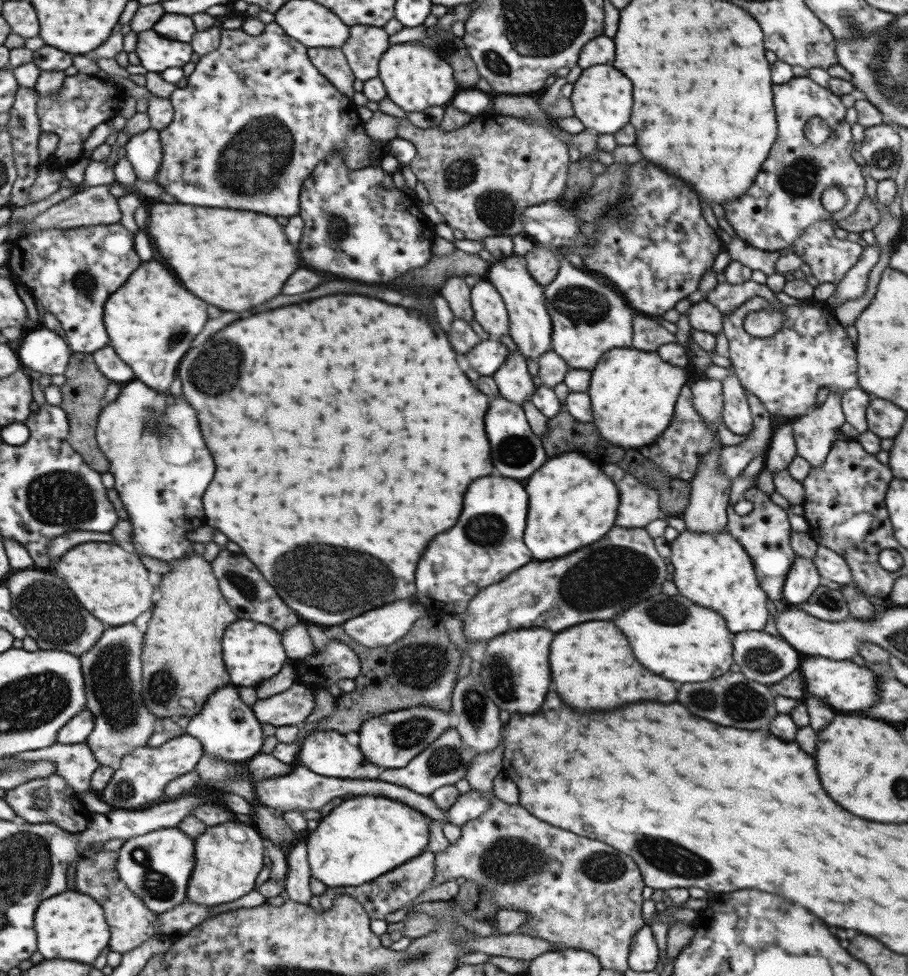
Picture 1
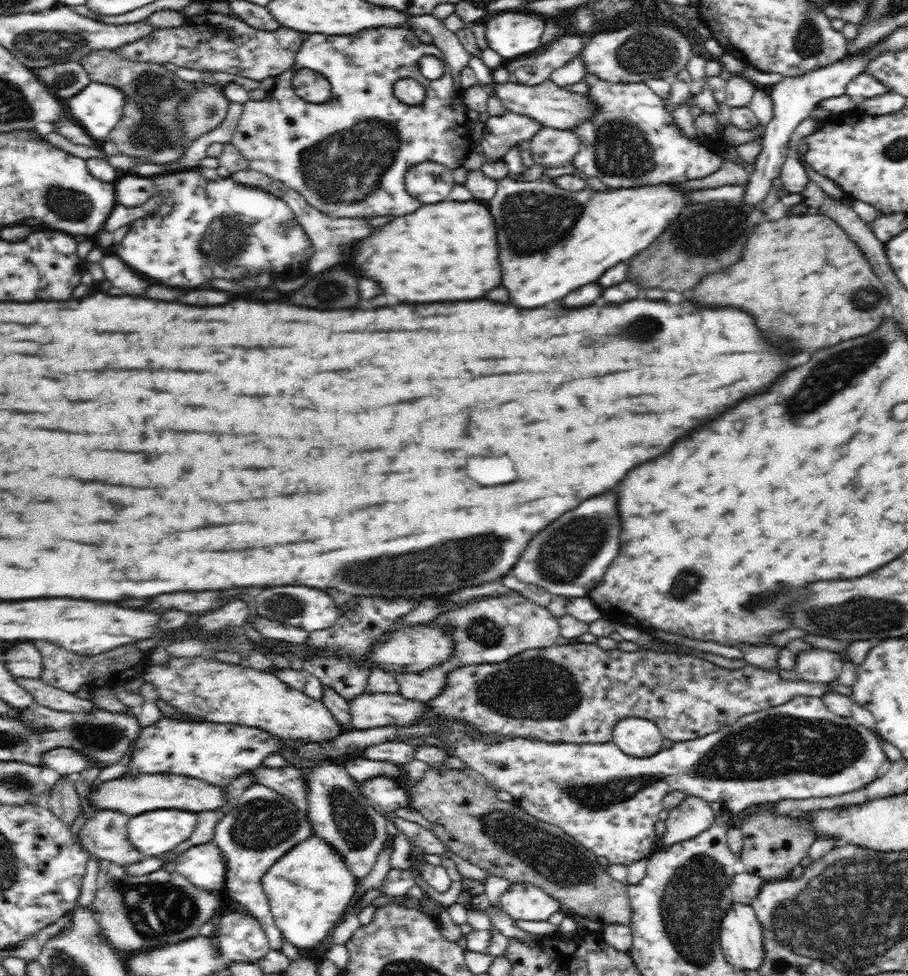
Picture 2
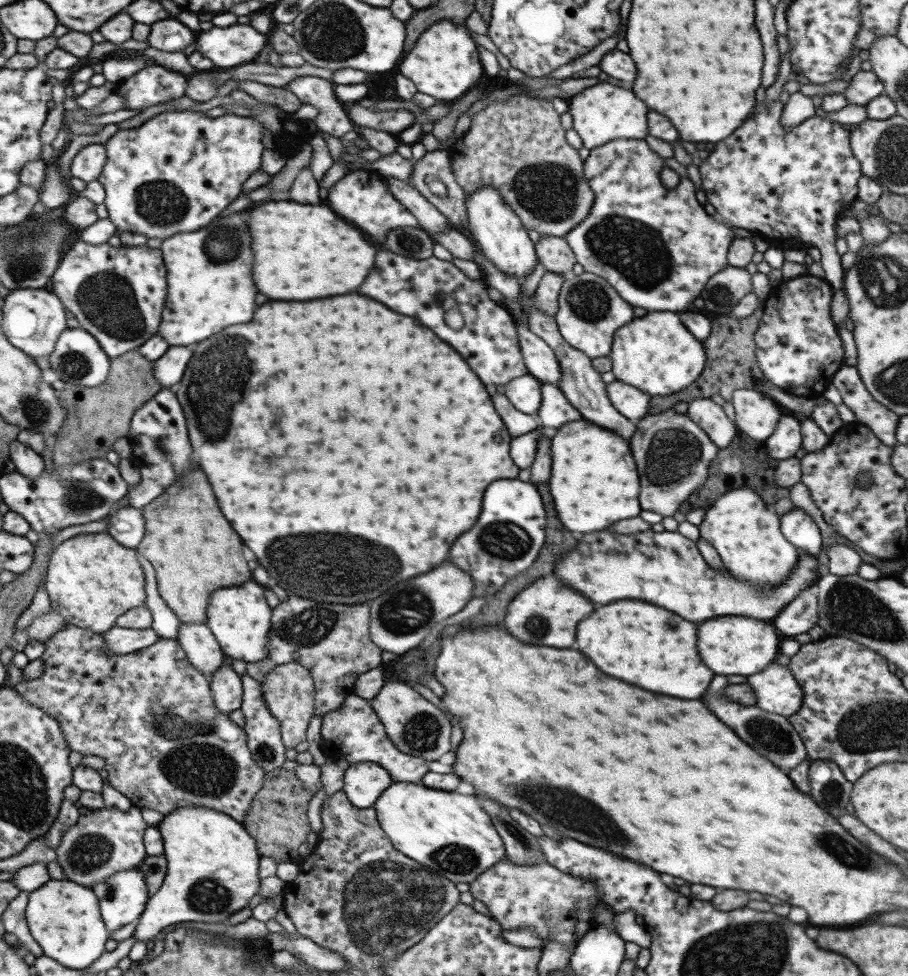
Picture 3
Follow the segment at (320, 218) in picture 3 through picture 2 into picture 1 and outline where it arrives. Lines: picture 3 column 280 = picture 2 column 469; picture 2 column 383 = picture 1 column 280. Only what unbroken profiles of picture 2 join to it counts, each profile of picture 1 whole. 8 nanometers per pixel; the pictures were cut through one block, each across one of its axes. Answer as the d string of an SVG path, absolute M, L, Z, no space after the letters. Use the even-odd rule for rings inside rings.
M153 204L147 216L147 234L181 284L219 310L243 312L267 302L279 294L281 284L299 266L295 246L285 240L281 226L271 216L255 216L255 212Z

